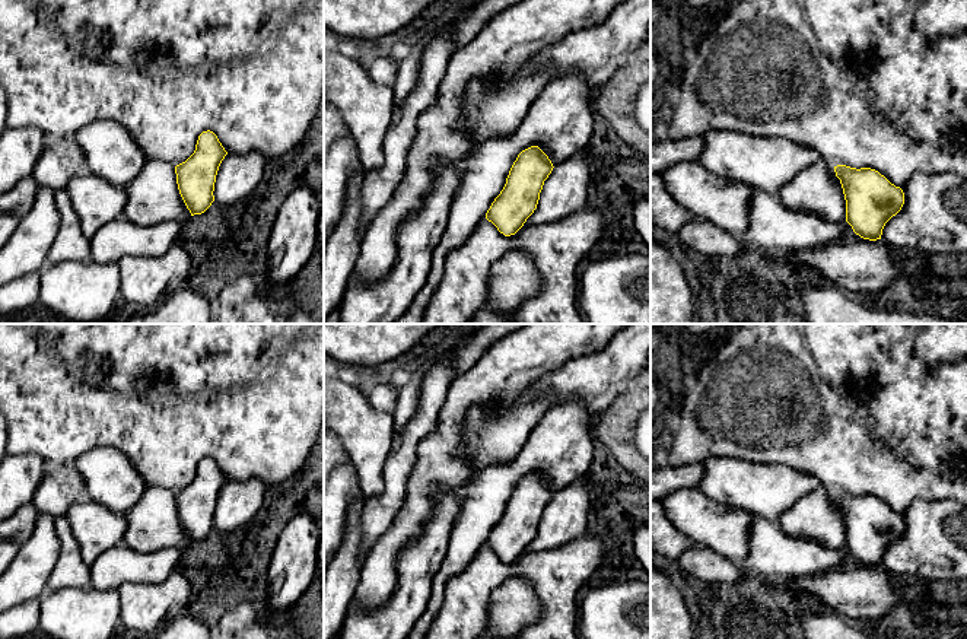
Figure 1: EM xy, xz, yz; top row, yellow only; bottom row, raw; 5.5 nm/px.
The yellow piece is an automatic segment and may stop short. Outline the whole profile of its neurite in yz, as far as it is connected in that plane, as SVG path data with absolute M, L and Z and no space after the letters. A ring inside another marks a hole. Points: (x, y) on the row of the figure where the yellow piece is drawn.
M834 166L846 200L846 222L863 239L881 239L885 223L904 204L904 193L871 168Z

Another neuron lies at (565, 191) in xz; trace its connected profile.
M583 149L553 168L544 181L537 209L524 226L551 223L585 209L588 184L589 168Z

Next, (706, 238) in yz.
M693 219L677 232L678 239L688 248L699 251L704 260L735 257L744 249L757 249L744 239L732 236L710 222Z

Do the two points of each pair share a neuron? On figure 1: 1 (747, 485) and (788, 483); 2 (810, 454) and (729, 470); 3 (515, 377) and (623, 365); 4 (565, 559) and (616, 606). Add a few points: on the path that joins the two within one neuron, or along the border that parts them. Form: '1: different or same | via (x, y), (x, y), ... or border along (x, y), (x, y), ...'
1: same | via (757, 485), (778, 485)
2: different | border along (728, 457), (766, 464), (785, 464), (795, 470)
3: different | border along (578, 358), (541, 375), (525, 391)
4: different | border along (585, 590), (581, 597), (581, 619), (578, 623)

